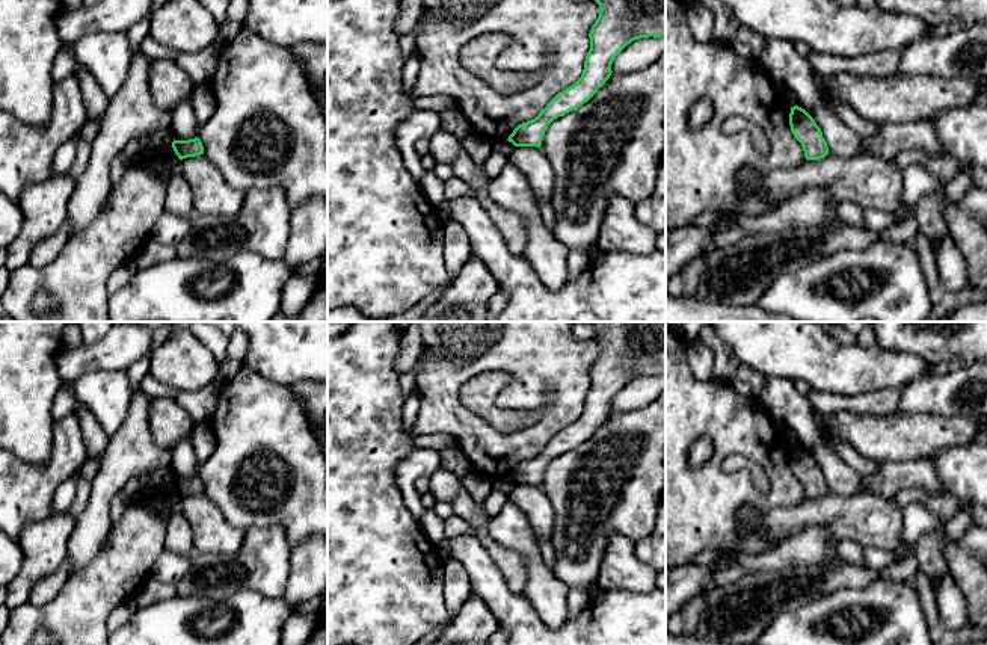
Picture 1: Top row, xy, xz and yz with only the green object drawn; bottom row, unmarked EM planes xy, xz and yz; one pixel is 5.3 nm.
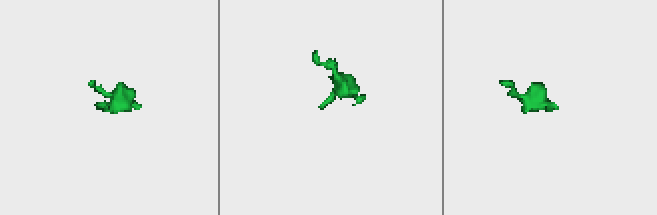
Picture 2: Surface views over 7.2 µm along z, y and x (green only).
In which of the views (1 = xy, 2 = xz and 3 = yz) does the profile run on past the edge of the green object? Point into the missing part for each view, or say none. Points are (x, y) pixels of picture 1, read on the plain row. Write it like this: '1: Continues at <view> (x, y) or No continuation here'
1: No continuation here
2: No continuation here
3: No continuation here

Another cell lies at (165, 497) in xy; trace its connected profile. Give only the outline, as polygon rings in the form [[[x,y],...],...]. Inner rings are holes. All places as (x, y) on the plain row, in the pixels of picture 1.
[[[169,483],[161,488],[154,488],[146,495],[146,501],[157,511],[172,511],[180,503],[180,497],[175,492],[172,483]]]

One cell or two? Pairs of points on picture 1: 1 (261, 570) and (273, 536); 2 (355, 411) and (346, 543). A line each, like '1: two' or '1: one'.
1: one
2: one

